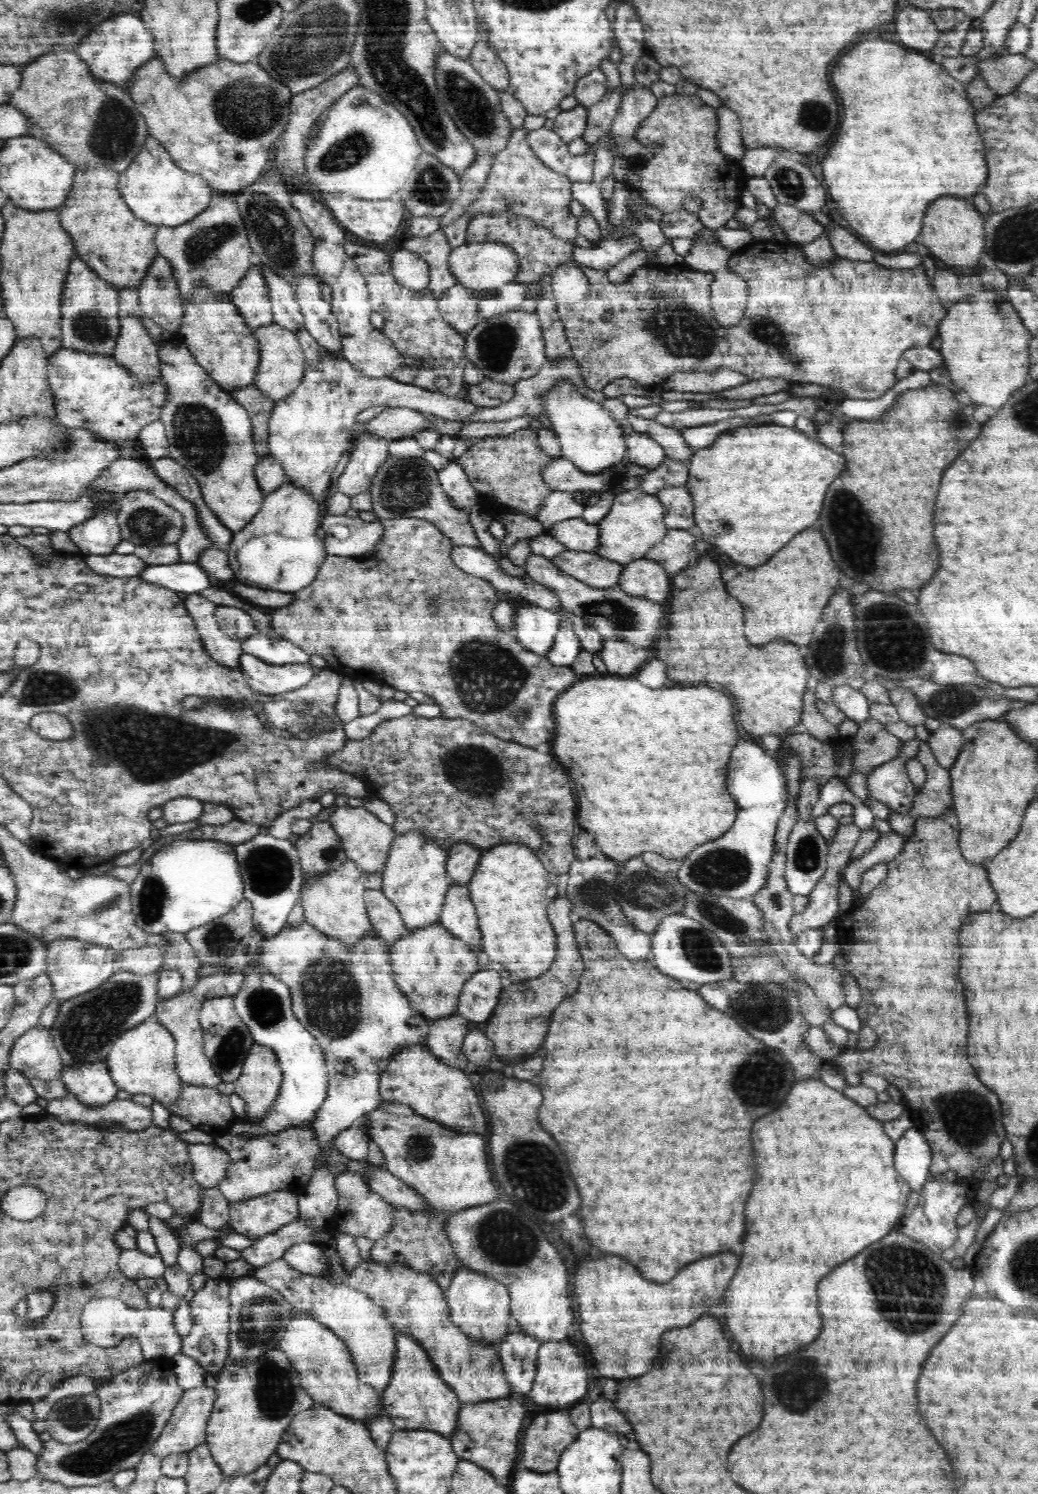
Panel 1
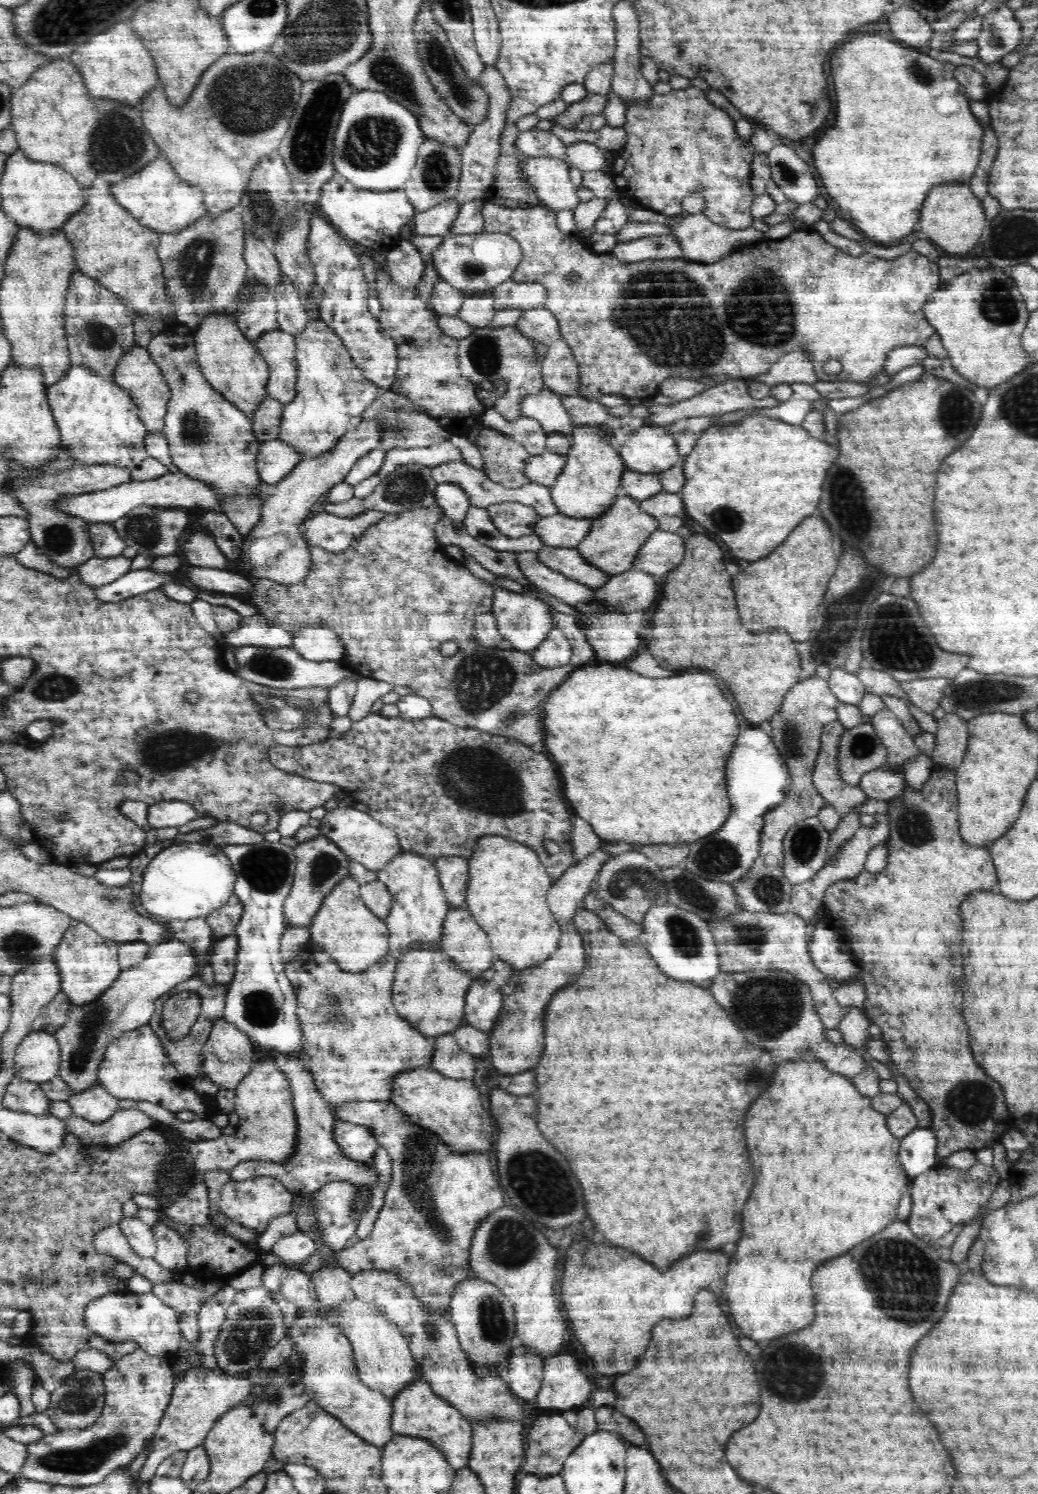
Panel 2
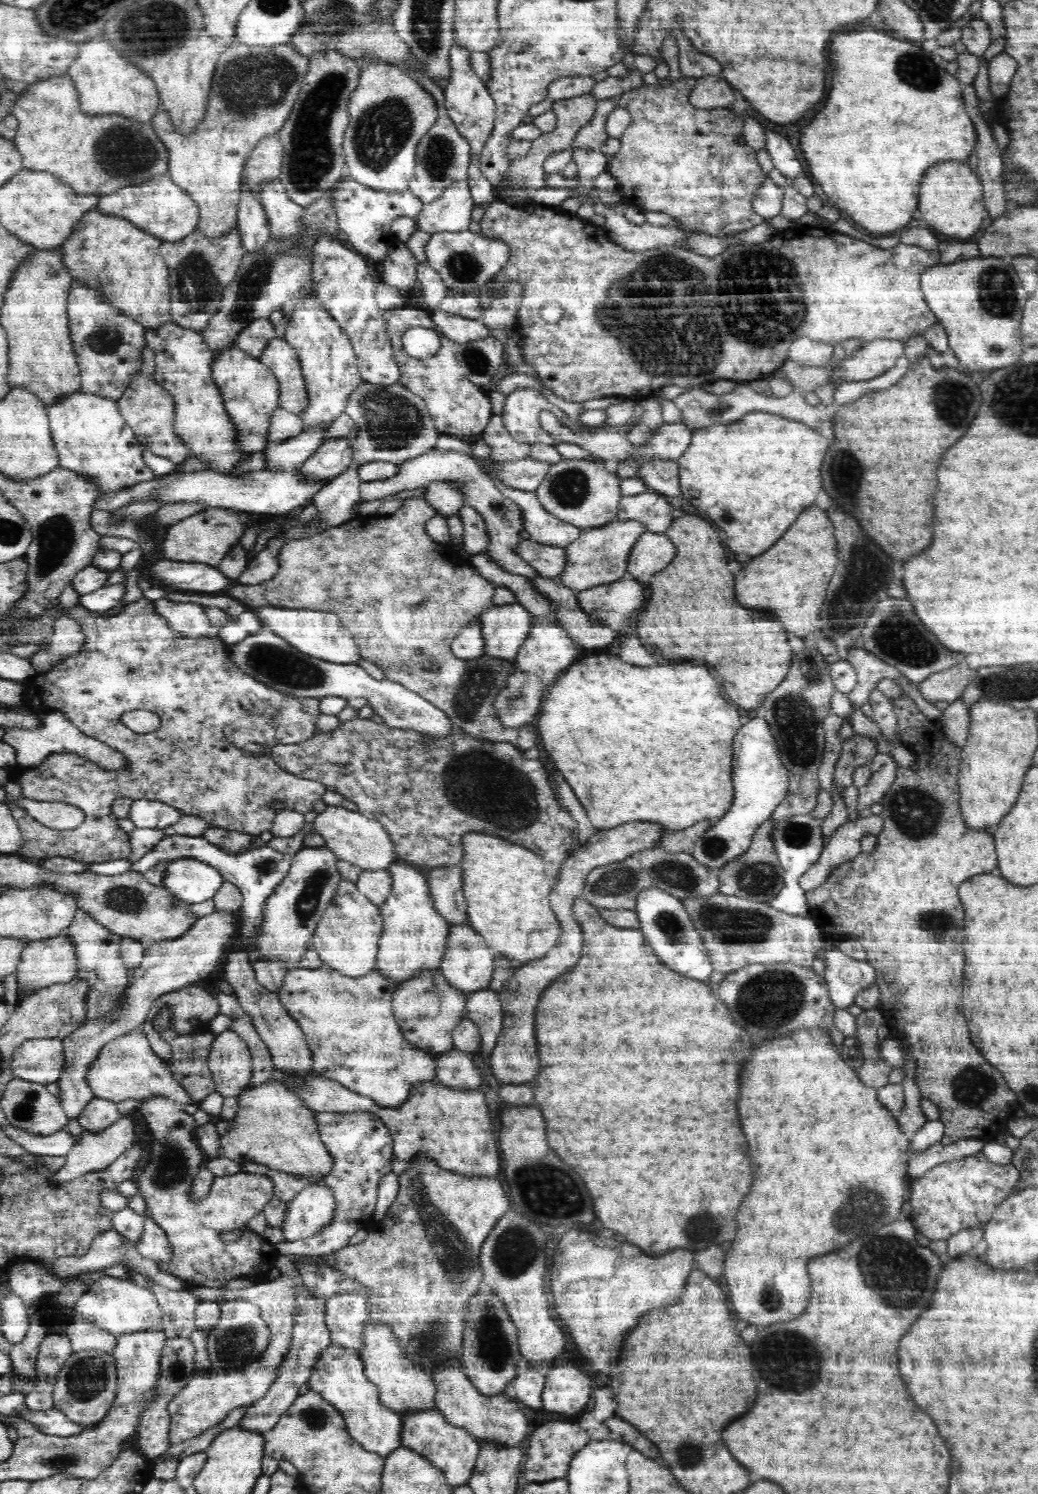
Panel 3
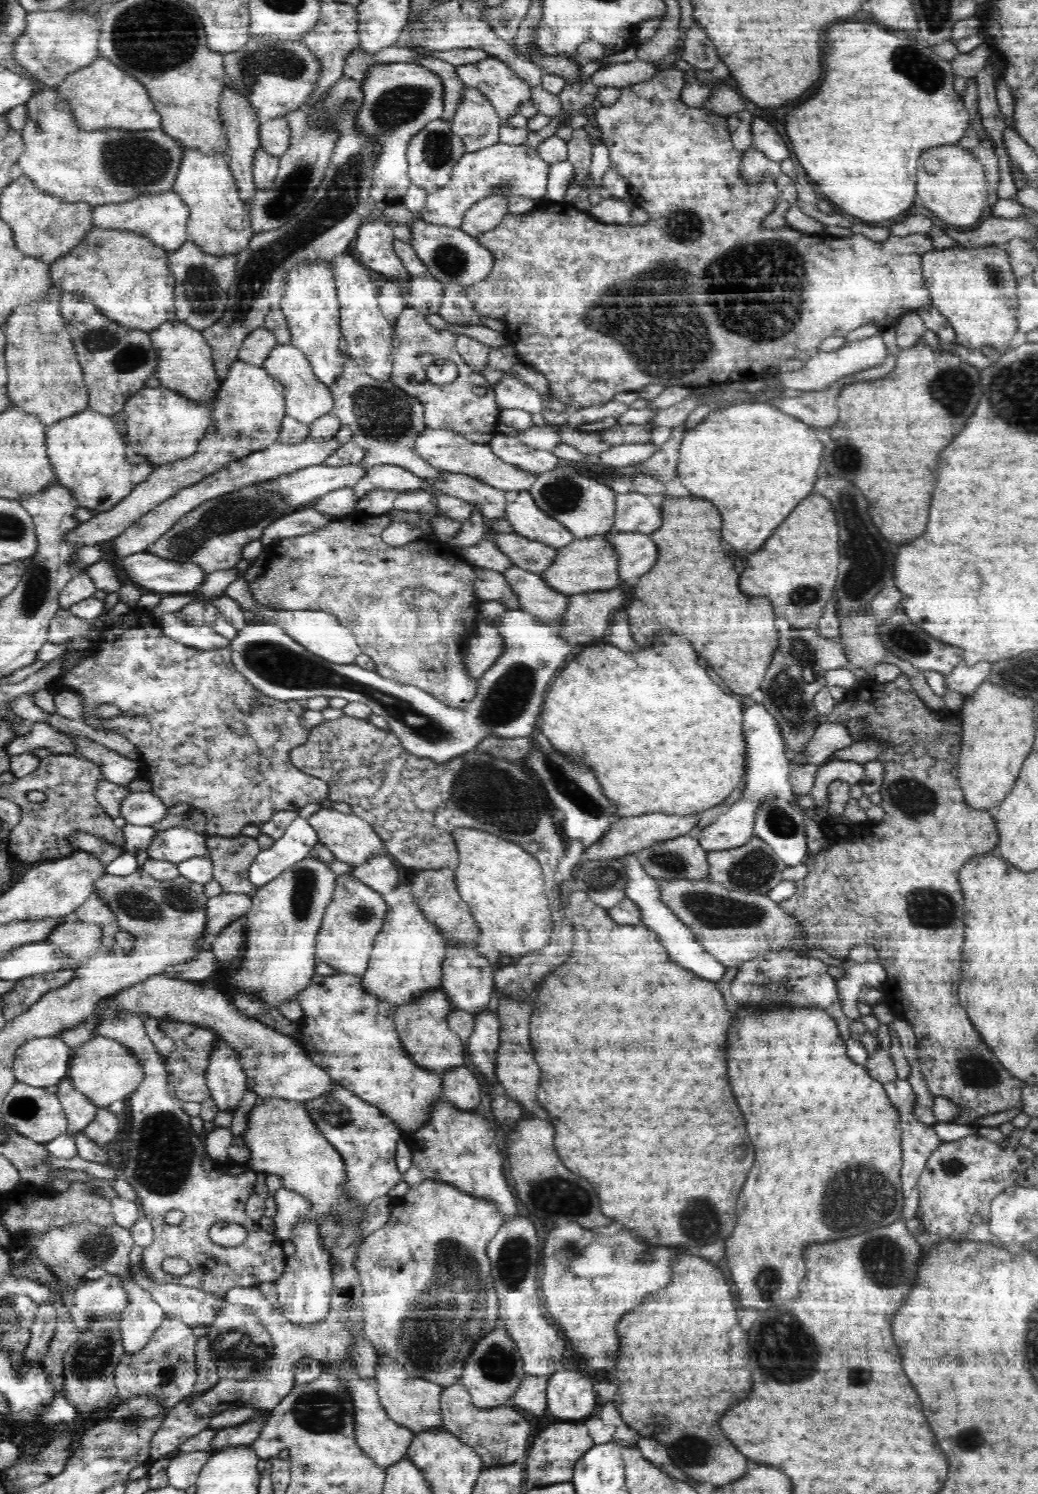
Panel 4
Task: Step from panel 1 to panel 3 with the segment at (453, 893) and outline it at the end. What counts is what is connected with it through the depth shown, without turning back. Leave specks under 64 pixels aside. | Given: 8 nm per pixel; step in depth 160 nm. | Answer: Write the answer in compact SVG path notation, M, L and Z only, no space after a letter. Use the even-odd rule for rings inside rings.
M469 924L454 925L450 927L447 949L439 969L450 986L462 991L462 994L470 995L473 992L489 988L492 972L494 972L492 954L484 937L480 936L480 933Z

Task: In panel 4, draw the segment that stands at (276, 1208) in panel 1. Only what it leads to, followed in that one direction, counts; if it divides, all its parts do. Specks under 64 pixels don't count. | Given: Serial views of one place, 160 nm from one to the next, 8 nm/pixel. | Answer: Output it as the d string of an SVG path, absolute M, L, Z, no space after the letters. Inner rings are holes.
M106 1010L104 1014L104 1018L102 1018L101 1022L97 1024L96 1034L110 1038L112 1040L116 1040L120 1045L127 1048L128 1051L132 1053L139 1060L139 1063L142 1063L143 1067L143 1082L138 1086L138 1089L131 1095L130 1098L130 1112L132 1112L132 1136L130 1136L130 1140L132 1140L132 1148L130 1148L130 1160L128 1160L128 1164L126 1164L126 1168L124 1168L124 1179L128 1178L128 1183L132 1187L136 1193L138 1193L138 1202L141 1205L142 1216L145 1216L150 1224L152 1225L152 1229L154 1229L154 1242L148 1246L148 1248L144 1248L144 1252L142 1252L142 1269L146 1272L147 1275L152 1275L155 1282L163 1284L163 1285L184 1285L190 1288L196 1288L200 1291L204 1291L206 1293L210 1293L212 1295L224 1296L225 1292L231 1290L234 1287L258 1287L258 1284L262 1284L262 1282L274 1282L274 1280L278 1280L283 1275L285 1271L285 1266L287 1263L287 1256L285 1255L284 1248L282 1243L277 1239L277 1236L274 1234L270 1234L266 1232L258 1223L256 1223L251 1218L248 1218L248 1215L245 1211L246 1200L250 1199L255 1194L255 1187L257 1184L257 1174L256 1171L253 1171L246 1165L241 1165L236 1162L222 1166L215 1166L210 1171L207 1171L203 1168L203 1160L202 1156L204 1156L204 1141L203 1136L200 1136L194 1132L191 1128L191 1117L188 1114L185 1114L181 1106L177 1104L177 1098L173 1095L172 1090L170 1089L170 1084L167 1082L167 1071L165 1070L165 1066L163 1064L164 1058L162 1058L156 1049L156 1046L151 1042L148 1035L146 1035L146 1031L144 1029L144 1016L138 1014L115 1014L114 1011ZM170 1210L182 1210L184 1212L184 1220L180 1222L180 1224L172 1226L166 1222L164 1218L166 1218L166 1214L170 1212ZM220 1220L226 1220L226 1222L233 1222L234 1224L239 1224L243 1226L247 1230L246 1238L242 1244L238 1246L220 1246L219 1244L214 1244L212 1239L209 1237L210 1228L216 1224L216 1222ZM166 1258L182 1258L182 1260L186 1260L188 1264L191 1266L191 1270L189 1273L182 1276L175 1276L161 1269L162 1262L166 1260Z

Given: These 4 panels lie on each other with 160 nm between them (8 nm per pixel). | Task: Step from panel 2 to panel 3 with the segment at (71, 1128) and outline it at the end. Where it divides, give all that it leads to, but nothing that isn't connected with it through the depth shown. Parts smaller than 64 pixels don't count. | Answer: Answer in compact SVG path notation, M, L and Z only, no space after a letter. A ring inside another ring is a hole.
M122 1115L110 1128L106 1128L105 1131L90 1132L84 1131L75 1140L74 1146L70 1149L70 1152L65 1156L66 1162L62 1168L56 1170L56 1174L53 1174L53 1182L58 1184L64 1184L64 1182L72 1182L79 1176L83 1176L88 1172L102 1170L106 1166L110 1166L121 1154L124 1154L126 1150L134 1144L134 1120L128 1118L128 1116Z

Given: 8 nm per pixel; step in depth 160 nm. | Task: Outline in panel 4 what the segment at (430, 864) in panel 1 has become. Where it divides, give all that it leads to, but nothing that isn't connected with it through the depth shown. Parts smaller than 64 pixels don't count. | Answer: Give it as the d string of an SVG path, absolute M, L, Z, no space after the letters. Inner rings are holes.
M402 882L383 895L387 911L381 931L372 946L366 972L362 974L362 987L378 997L379 1002L396 1008L414 1003L426 991L441 988L442 965L447 951L446 939L415 906L410 884Z

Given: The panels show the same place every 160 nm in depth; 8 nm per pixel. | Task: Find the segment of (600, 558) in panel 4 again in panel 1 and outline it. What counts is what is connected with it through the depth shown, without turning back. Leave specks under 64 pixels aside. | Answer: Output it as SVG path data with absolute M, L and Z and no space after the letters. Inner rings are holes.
M642 489L619 493L614 497L610 512L598 522L598 548L595 552L603 559L626 565L642 559L652 546L661 541L668 528L664 522L666 507L662 506L656 495Z

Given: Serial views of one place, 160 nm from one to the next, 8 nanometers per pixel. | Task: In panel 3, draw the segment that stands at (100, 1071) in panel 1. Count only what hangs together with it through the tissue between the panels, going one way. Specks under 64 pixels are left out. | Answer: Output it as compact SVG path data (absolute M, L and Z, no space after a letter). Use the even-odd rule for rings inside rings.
M94 1097L91 1101L86 1110L82 1112L82 1116L78 1116L77 1119L86 1131L105 1131L121 1119L122 1115L116 1103L98 1097Z

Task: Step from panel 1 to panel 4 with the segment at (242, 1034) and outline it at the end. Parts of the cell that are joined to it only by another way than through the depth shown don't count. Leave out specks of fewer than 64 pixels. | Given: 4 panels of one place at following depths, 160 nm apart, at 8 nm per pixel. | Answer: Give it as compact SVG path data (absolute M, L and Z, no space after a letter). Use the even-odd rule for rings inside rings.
M218 1042L210 1056L206 1081L220 1112L235 1112L247 1092L247 1075L230 1044Z

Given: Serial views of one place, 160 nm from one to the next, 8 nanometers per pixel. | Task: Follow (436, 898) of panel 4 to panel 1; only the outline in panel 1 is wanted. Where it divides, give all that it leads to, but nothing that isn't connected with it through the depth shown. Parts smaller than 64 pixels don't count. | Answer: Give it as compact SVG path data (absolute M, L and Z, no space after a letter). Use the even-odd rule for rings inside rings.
M470 843L453 844L447 851L446 876L450 884L466 886L471 881L483 851Z

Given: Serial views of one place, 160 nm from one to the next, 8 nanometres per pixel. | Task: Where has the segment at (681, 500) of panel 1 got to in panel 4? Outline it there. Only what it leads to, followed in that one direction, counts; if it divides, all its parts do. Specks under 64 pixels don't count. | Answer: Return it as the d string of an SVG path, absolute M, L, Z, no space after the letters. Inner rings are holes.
M639 492L616 494L613 530L650 535L662 526L657 501Z

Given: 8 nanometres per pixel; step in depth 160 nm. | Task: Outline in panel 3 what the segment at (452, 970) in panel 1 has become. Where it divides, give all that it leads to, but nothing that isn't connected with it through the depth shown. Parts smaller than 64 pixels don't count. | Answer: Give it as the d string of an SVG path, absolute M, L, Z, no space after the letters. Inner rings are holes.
M440 969L422 972L405 980L394 991L392 1000L394 1018L410 1044L435 1059L454 1050L452 1032L466 1017L467 995L450 986Z

